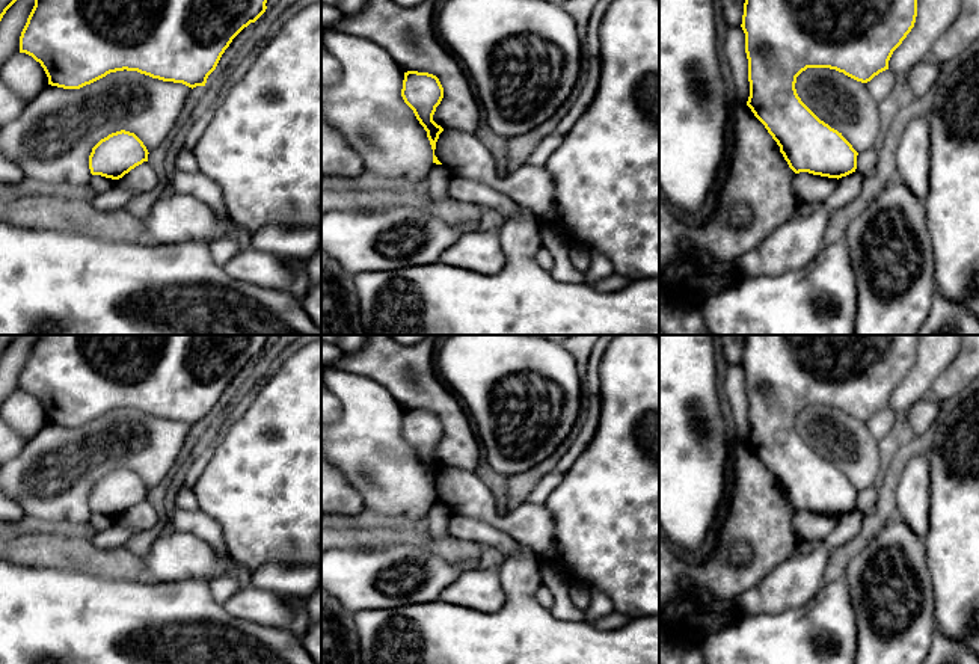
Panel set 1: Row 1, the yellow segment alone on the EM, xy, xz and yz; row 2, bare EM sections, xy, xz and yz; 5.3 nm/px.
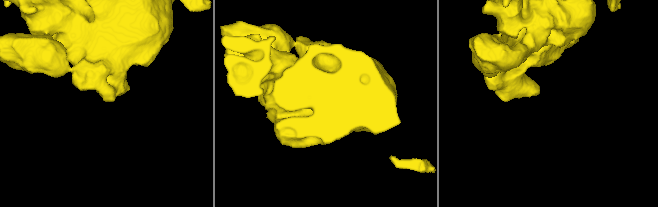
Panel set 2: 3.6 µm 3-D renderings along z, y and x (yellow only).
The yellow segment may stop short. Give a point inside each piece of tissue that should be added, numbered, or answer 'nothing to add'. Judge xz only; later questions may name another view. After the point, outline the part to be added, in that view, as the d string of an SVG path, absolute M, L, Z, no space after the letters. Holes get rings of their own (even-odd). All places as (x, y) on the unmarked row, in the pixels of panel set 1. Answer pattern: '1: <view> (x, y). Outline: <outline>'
nothing to add

